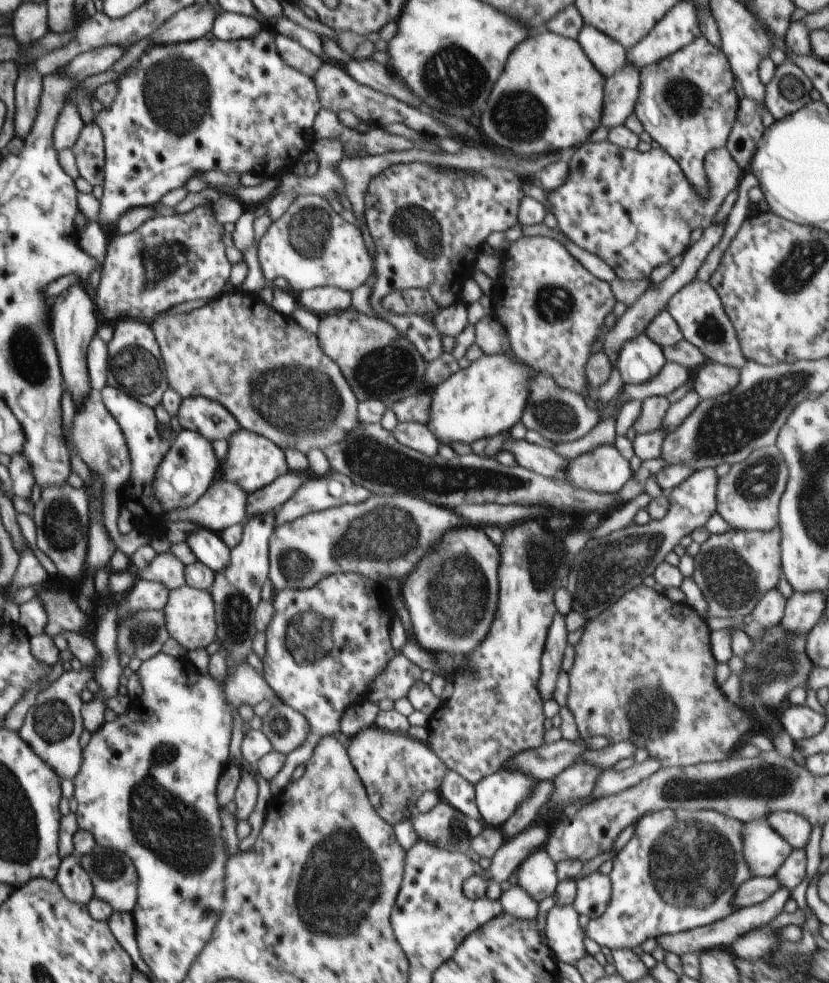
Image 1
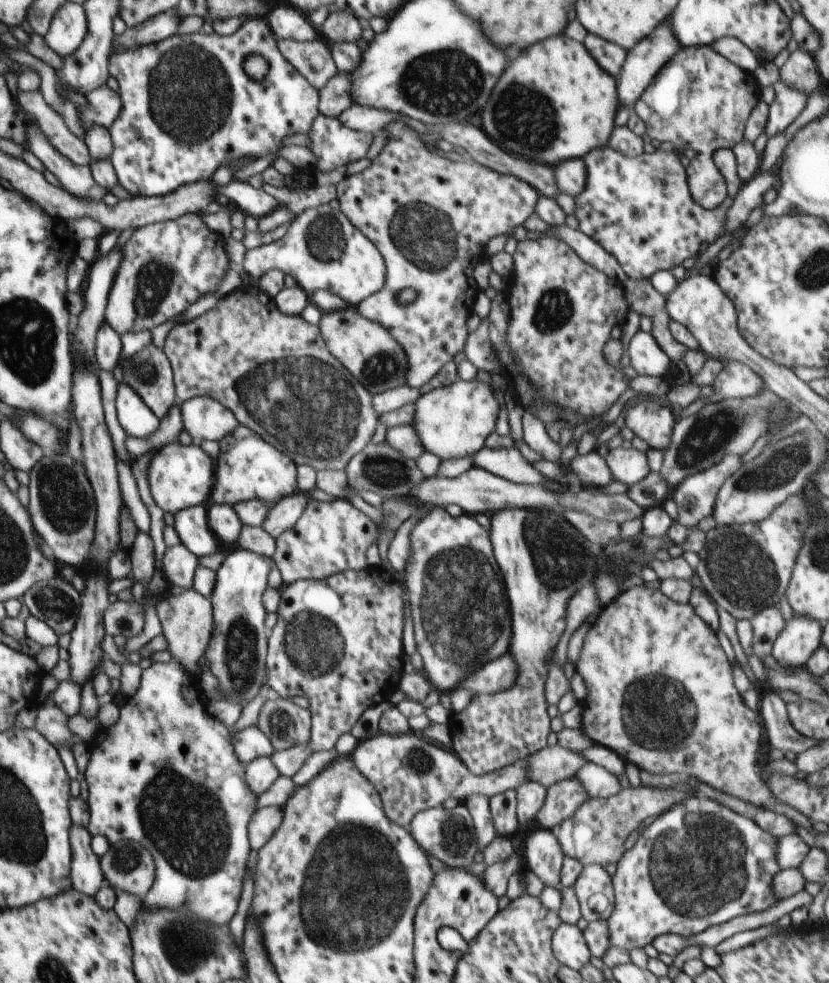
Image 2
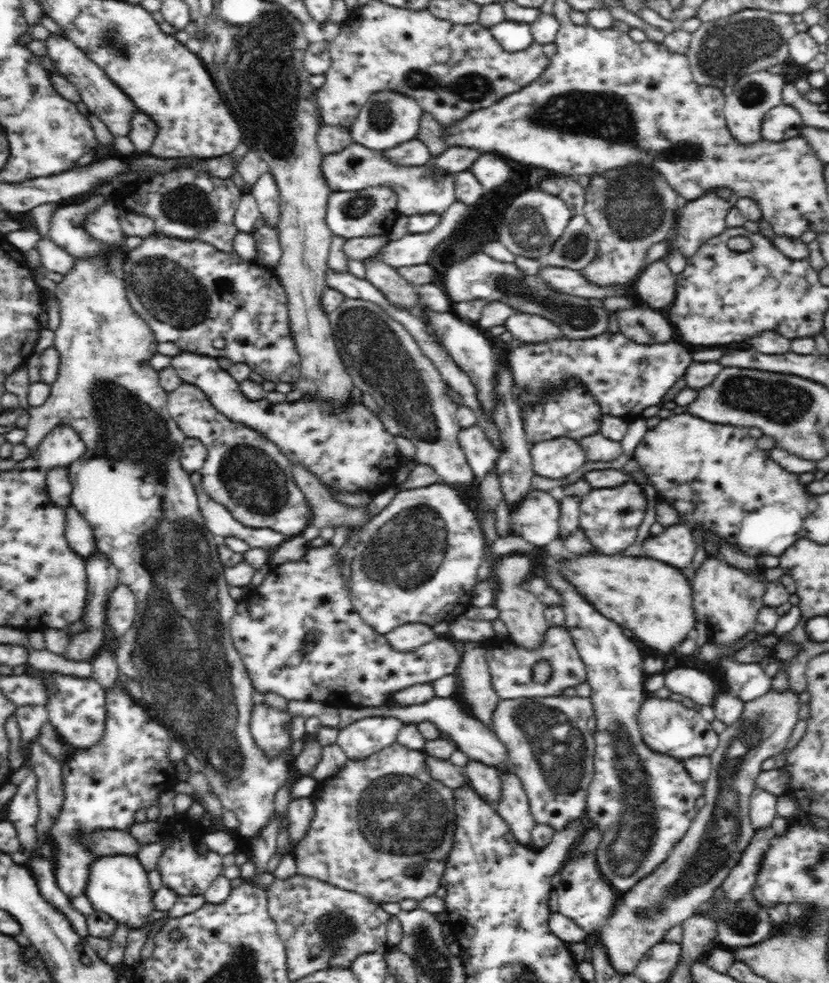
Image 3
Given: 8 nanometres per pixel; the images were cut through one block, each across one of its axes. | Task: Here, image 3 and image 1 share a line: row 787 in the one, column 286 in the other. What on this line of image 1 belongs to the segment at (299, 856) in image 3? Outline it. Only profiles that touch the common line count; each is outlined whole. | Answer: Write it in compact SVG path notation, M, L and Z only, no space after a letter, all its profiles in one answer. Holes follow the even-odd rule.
M241 289L225 292L220 295L220 298L215 298L201 308L188 312L188 314L170 316L170 314L164 313L156 317L154 321L149 322L149 324L154 332L165 366L167 367L166 376L168 384L174 392L178 392L183 399L203 396L219 402L232 413L232 416L236 418L241 428L264 435L282 450L292 448L292 450L298 450L302 454L308 454L308 450L326 450L328 446L338 444L344 438L348 438L348 434L356 426L360 426L360 418L358 418L359 400L354 396L354 392L352 392L350 384L346 382L344 375L341 374L340 367L328 355L324 354L318 342L317 334L310 334L308 330L300 328L298 323L287 312L272 308L267 294L252 294Z

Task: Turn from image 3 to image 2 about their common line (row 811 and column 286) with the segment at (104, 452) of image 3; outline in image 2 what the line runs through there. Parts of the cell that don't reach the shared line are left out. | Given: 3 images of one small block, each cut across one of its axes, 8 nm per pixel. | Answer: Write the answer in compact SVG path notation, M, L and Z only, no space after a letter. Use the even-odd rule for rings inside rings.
M328 204L295 215L283 237L247 250L240 268L248 272L252 285L257 285L266 272L276 269L290 274L308 294L329 290L353 307L376 294L386 282L386 264L378 248L344 216L341 209L331 208Z

